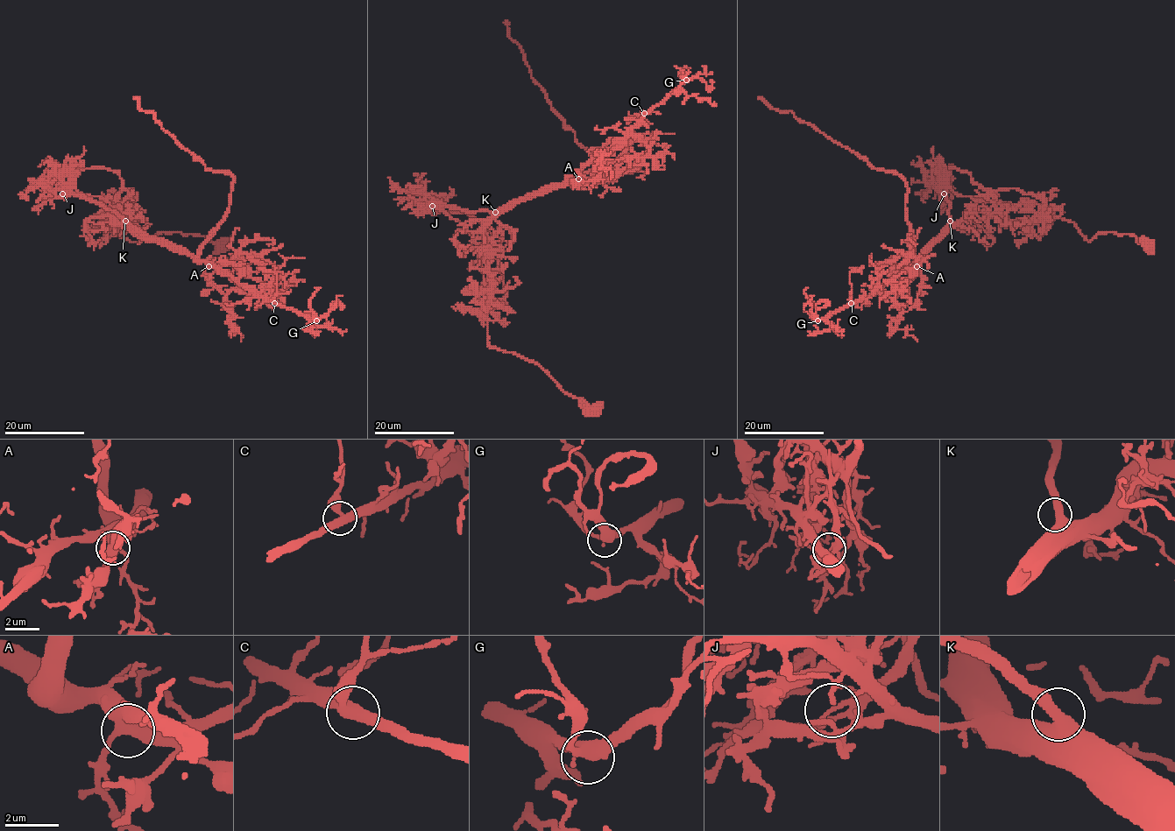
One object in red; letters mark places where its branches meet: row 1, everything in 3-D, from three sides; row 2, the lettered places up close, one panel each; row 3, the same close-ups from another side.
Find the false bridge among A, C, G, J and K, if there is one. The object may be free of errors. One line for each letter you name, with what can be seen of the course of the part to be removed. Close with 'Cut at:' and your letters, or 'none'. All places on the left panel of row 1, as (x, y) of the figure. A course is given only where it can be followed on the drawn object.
J: foreign part runs (62, 193), (74, 183), (73, 172), (77, 191), (115, 207), (118, 234), (130, 242), (165, 232), (231, 244)
Cut at: J

